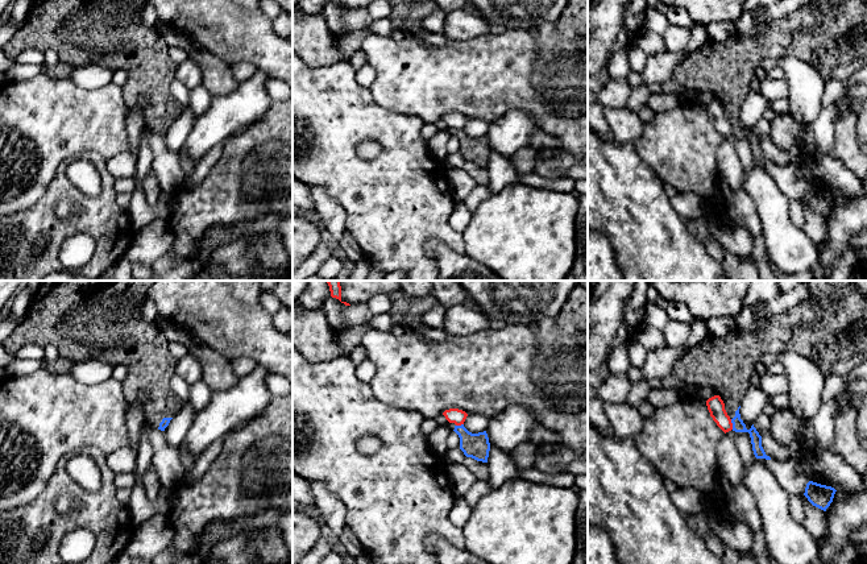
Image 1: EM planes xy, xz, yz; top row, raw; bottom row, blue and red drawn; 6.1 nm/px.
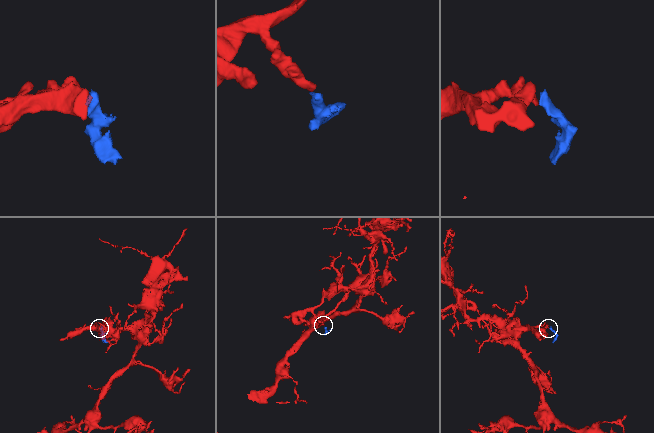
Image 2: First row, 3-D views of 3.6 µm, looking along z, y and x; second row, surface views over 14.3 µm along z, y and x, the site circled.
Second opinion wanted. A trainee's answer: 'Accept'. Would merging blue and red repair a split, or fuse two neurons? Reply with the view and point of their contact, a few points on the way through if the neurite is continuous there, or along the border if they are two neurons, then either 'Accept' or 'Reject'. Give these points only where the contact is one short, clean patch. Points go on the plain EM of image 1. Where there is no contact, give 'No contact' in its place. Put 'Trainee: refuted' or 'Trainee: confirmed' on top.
Trainee: refuted
Touches blue at yz (733, 129). Boundary: yz (730, 124), (733, 133). Reject

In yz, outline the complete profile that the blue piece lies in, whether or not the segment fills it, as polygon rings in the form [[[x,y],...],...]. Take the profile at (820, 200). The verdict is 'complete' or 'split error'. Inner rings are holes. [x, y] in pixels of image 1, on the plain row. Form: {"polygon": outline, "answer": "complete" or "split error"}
{"polygon": [[[809,186],[806,188],[804,200],[808,203],[808,206],[813,211],[826,216],[826,213],[833,207],[835,196],[837,195],[831,191],[826,191],[826,190]]], "answer": "complete"}

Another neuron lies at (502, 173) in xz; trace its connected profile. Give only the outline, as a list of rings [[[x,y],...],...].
[[[490,150],[488,173],[489,181],[486,186],[491,194],[498,194],[507,186],[522,183],[519,171],[511,163],[510,158],[503,157],[495,150]]]

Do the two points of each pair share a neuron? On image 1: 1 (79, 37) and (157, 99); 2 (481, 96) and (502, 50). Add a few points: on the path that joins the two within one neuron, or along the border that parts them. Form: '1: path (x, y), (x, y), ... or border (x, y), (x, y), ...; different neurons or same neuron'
1: path (100, 37), (104, 37), (144, 78); same neuron
2: path (481, 84), (502, 62); same neuron

